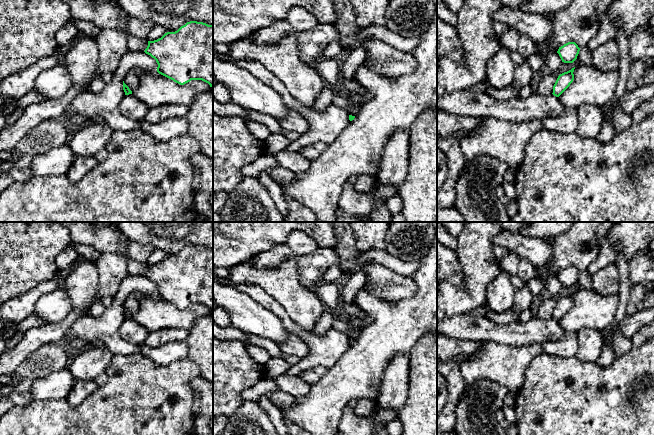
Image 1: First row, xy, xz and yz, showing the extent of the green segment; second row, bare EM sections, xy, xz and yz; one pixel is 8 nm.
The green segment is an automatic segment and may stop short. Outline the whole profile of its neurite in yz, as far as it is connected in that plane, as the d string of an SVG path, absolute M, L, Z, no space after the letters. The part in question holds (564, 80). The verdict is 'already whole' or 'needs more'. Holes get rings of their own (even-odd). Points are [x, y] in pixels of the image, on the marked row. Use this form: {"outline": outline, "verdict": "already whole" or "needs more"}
{"outline": "M574 68L571 70L560 74L553 86L553 95L559 97L573 82L574 80Z", "verdict": "already whole"}

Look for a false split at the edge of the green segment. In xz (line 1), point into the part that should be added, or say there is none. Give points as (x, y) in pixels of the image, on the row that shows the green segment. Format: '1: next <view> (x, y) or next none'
1: next none

